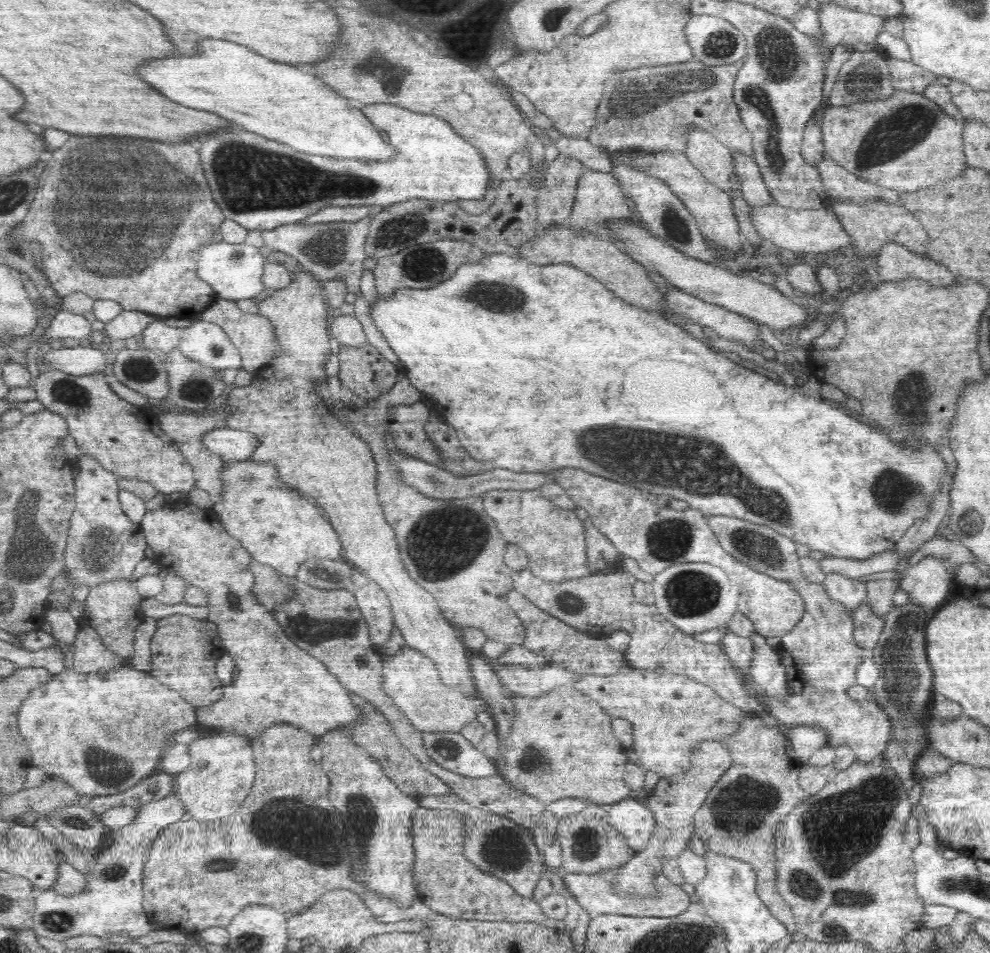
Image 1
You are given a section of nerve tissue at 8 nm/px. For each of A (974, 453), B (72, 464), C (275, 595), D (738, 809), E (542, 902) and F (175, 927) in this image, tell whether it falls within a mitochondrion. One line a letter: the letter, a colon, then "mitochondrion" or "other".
A: other
B: other
C: mitochondrion
D: mitochondrion
E: other
F: other

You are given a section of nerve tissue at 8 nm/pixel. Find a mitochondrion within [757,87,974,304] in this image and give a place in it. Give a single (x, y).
(909, 125)

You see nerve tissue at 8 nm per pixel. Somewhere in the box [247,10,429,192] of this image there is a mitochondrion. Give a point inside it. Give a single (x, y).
(391, 74)

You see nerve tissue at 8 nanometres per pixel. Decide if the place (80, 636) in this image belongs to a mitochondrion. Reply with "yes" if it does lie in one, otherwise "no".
no

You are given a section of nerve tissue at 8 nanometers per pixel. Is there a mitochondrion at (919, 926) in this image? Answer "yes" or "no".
no

